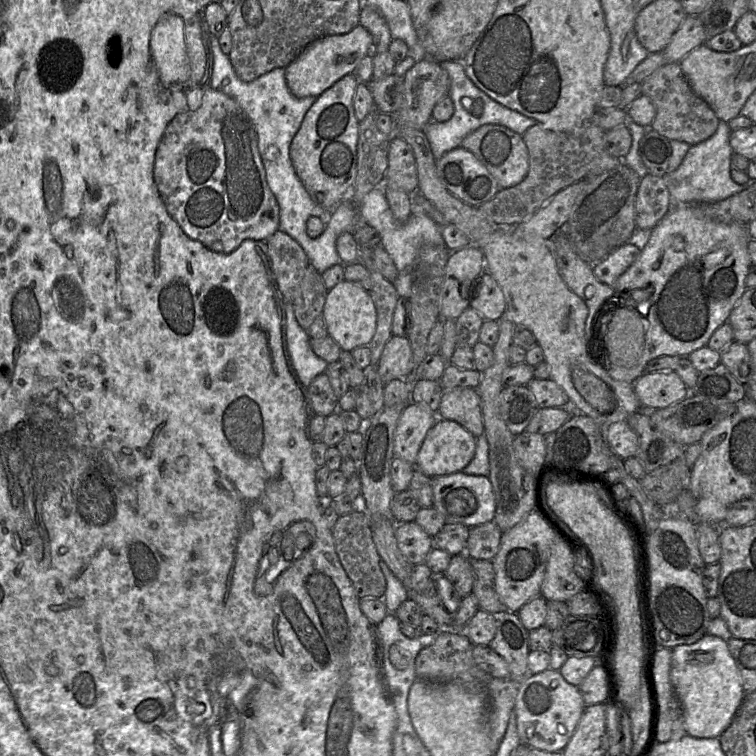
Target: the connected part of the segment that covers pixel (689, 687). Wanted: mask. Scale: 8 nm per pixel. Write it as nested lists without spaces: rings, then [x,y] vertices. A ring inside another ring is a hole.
[[[705,634],[693,644],[673,647],[671,682],[681,704],[687,735],[695,738],[719,738],[732,722],[745,691],[739,669],[726,641]]]

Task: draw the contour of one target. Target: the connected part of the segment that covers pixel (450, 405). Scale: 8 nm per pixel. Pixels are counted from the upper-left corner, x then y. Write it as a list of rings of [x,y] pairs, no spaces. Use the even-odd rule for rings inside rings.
[[[474,388],[444,390],[437,415],[438,418],[457,422],[475,438],[483,434],[481,402]]]

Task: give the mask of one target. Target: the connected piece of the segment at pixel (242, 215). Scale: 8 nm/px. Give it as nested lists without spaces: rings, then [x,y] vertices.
[[[211,87],[204,88],[201,103],[195,110],[187,110],[177,114],[166,127],[156,150],[154,181],[168,214],[178,223],[189,238],[199,241],[212,251],[231,253],[239,247],[244,240],[266,241],[279,229],[279,205],[266,181],[265,169],[258,150],[258,138],[254,125],[246,112],[234,99]]]

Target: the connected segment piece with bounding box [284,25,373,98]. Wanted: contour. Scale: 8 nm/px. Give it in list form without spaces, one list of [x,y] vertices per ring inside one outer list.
[[[360,25],[346,34],[326,36],[314,41],[284,68],[290,92],[297,98],[319,97],[339,79],[353,74],[360,61],[372,52],[372,44],[370,33]]]

